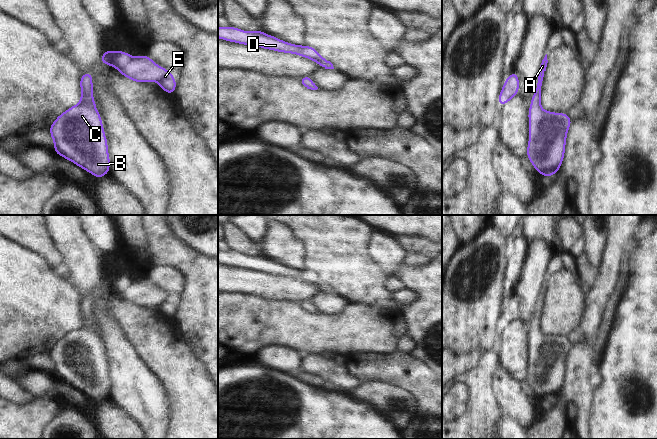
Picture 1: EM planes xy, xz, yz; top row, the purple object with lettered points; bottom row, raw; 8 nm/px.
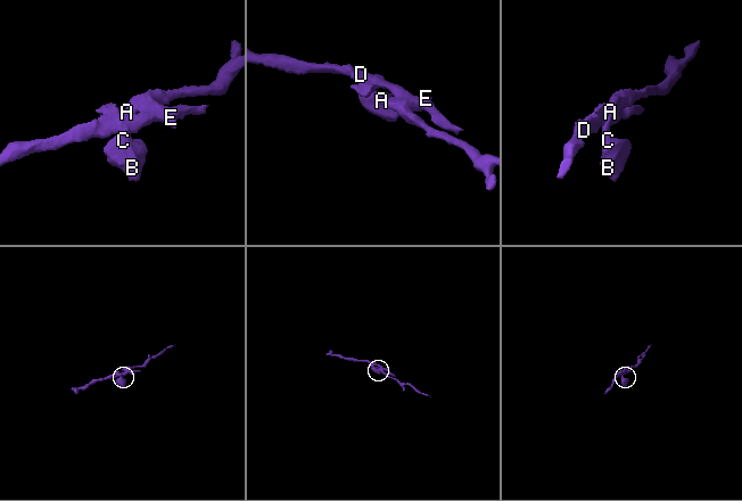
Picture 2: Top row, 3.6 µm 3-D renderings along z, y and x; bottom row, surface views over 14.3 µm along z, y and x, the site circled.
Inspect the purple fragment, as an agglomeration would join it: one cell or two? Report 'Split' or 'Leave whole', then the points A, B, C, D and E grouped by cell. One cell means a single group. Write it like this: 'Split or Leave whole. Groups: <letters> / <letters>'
Leave whole. Groups: A B C D E.

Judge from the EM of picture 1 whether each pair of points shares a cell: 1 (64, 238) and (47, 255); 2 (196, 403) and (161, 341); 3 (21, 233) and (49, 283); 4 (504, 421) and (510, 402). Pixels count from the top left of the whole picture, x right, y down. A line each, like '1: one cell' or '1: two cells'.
1: two cells
2: one cell
3: two cells
4: two cells

